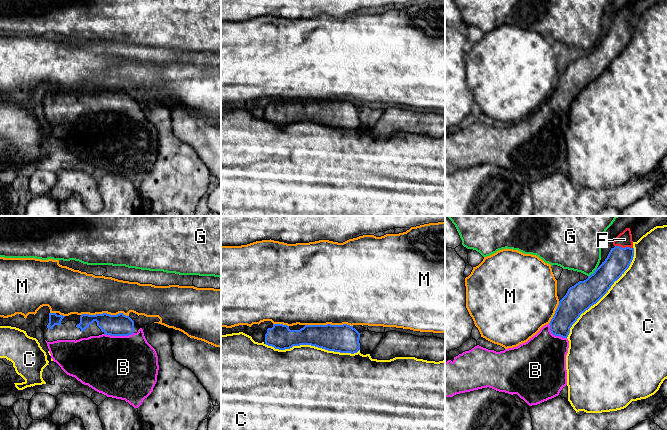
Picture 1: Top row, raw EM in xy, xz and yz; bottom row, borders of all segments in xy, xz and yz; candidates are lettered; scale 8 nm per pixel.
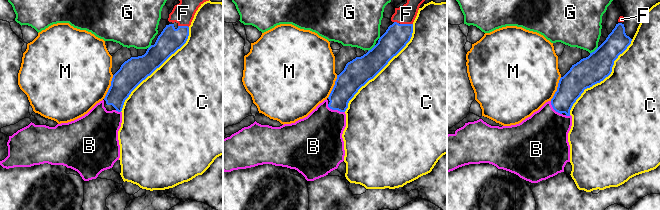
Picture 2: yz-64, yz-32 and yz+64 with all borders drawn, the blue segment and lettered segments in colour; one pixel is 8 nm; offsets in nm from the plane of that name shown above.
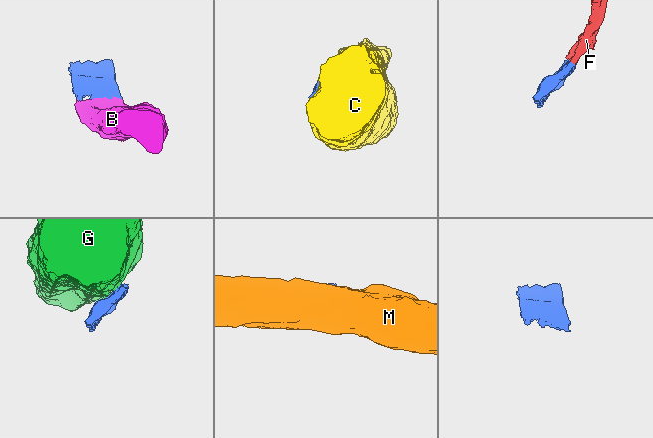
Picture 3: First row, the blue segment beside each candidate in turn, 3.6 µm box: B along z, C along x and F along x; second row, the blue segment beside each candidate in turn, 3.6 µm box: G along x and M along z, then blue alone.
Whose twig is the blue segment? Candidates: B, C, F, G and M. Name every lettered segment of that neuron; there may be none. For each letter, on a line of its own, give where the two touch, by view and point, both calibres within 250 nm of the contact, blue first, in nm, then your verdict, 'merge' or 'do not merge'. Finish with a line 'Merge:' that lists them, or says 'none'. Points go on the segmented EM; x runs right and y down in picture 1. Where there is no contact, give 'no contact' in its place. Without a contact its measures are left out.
B: meets blue in xy at (118, 335); 180 nm thick on the blue side, 500 nm on the other; merge
C: meets blue in yz at (604, 294); 220 nm thick on the blue side, 500 nm on the other; do not merge
F: meets blue in yz at (625, 247); 190 nm thick on the blue side, 120 nm on the other; merge
G: meets blue in yz at (593, 273); 220 nm thick on the blue side, 380 nm on the other; do not merge
M: meets blue in xy at (105, 313); 180 nm thick on the blue side, 340 nm on the other; do not merge
Merge: B, F

